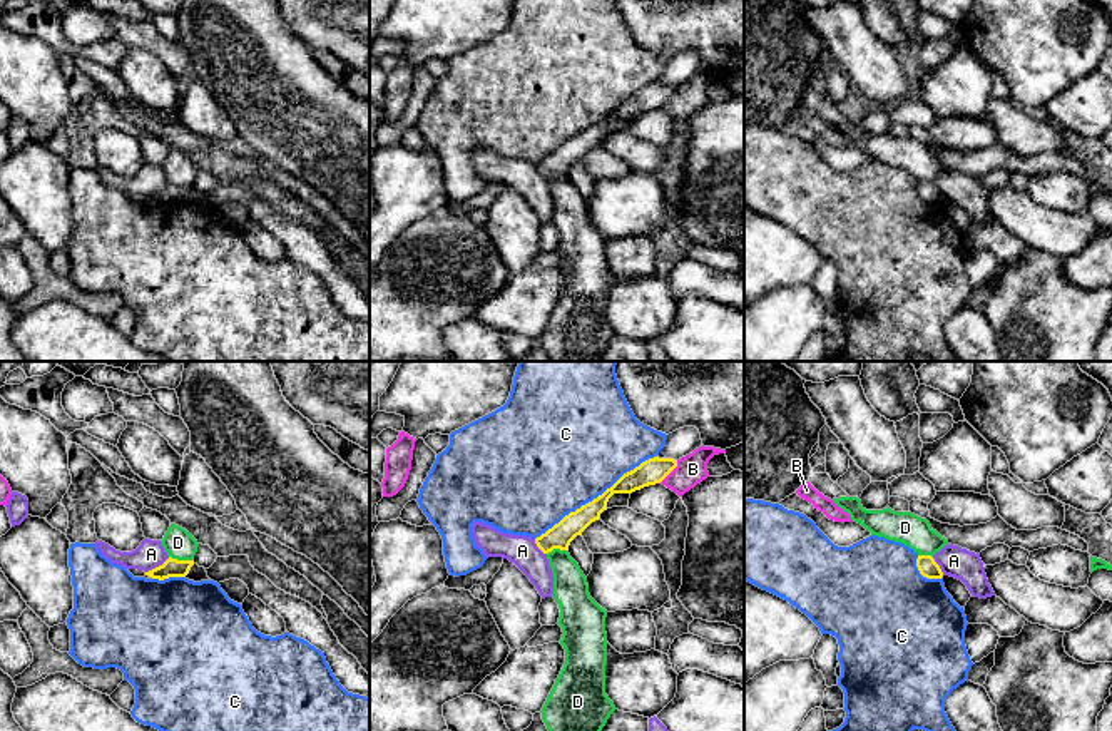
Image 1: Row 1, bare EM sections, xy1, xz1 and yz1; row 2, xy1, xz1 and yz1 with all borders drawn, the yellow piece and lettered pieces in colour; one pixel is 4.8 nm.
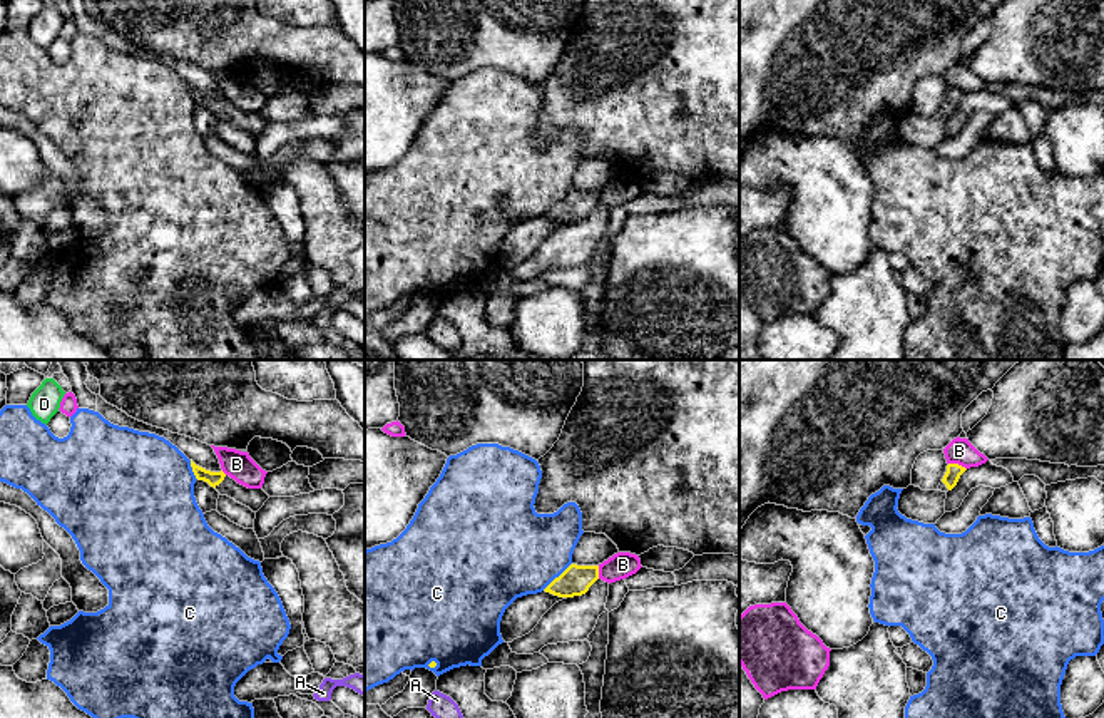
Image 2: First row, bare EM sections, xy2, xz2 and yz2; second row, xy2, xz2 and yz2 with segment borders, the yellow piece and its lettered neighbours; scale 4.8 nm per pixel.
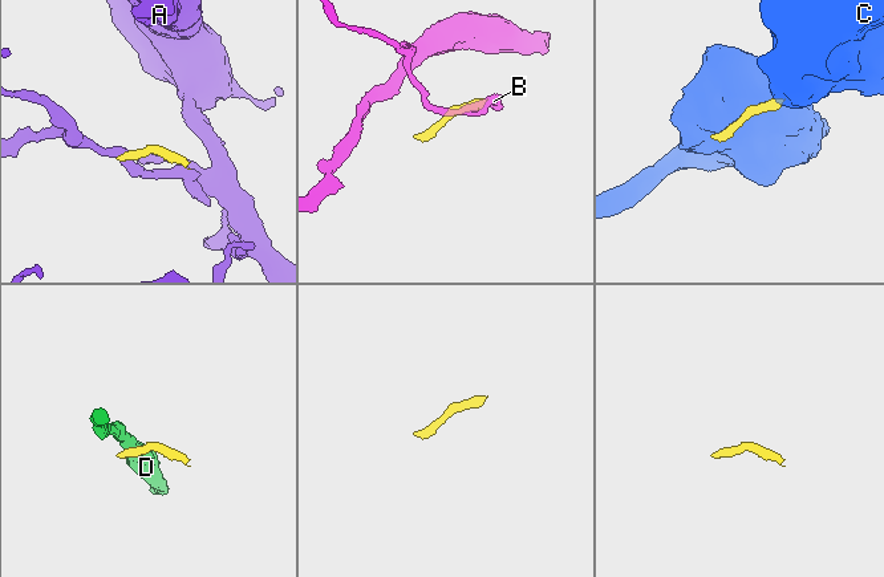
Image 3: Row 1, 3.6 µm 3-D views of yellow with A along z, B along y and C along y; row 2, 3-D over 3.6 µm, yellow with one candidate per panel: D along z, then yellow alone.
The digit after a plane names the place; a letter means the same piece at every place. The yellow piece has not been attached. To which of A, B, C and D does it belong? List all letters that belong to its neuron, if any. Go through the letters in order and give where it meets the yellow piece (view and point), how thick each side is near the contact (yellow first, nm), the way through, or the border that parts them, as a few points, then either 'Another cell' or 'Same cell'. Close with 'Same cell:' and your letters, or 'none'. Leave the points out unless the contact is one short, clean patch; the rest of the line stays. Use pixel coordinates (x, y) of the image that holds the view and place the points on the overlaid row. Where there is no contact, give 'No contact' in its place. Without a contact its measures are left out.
A: Touches yellow at xy1 (159, 566). Thickness 90 nm (yellow) against 140 nm. Boundary: xy1 (169, 557), (146, 572). Another cell
B: Touches yellow at xz1 (669, 472). Thickness 120 nm (yellow) against 140 nm. Another cell
C: Touches yellow at xz1 (597, 497). Thickness 110 nm (yellow) against 500 nm. Another cell
D: Touches yellow at xy1 (181, 561). Thickness 90 nm (yellow) against 150 nm. Boundary: xy1 (169, 556), (179, 561), (191, 561). Another cell
Same cell: none

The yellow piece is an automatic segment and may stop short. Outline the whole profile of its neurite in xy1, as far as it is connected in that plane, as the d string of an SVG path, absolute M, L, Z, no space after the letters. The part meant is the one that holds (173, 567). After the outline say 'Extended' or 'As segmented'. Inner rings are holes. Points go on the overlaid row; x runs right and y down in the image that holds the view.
M169 557L162 565L145 572L152 579L186 577L194 565L194 560L177 560Z. As segmented

